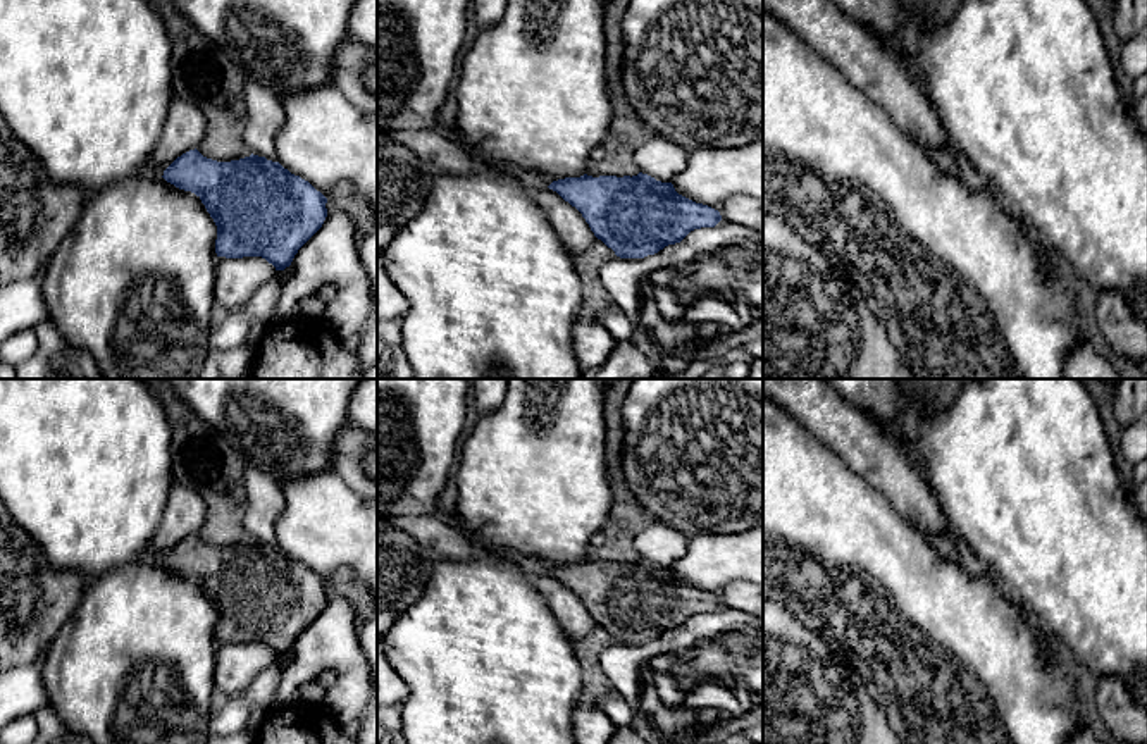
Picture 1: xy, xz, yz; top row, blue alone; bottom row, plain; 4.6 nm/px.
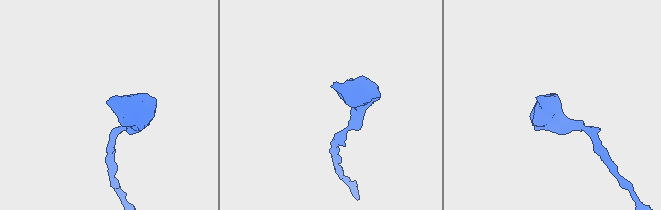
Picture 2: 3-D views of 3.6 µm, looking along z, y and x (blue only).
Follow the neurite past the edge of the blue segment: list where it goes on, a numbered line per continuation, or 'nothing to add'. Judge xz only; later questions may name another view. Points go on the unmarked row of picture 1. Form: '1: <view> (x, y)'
1: xz (533, 567)

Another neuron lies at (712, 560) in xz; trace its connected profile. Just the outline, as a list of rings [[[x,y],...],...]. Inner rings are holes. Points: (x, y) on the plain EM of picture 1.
[[[763,525],[741,534],[699,534],[670,565],[675,577],[722,598],[732,580],[763,586]]]

